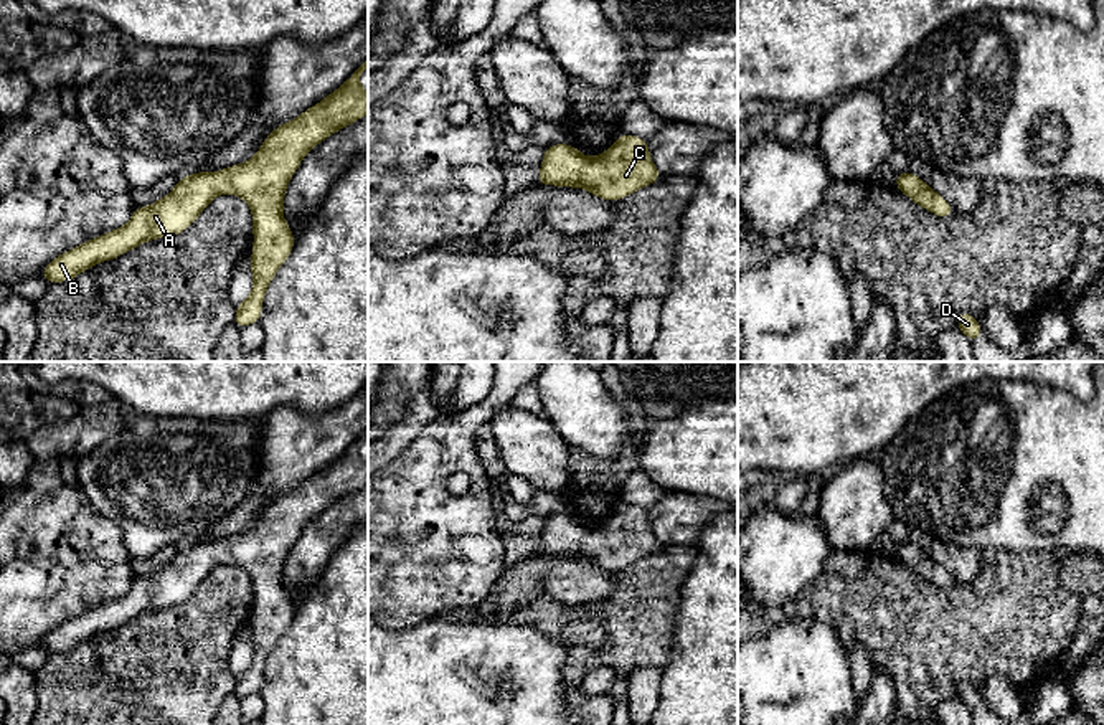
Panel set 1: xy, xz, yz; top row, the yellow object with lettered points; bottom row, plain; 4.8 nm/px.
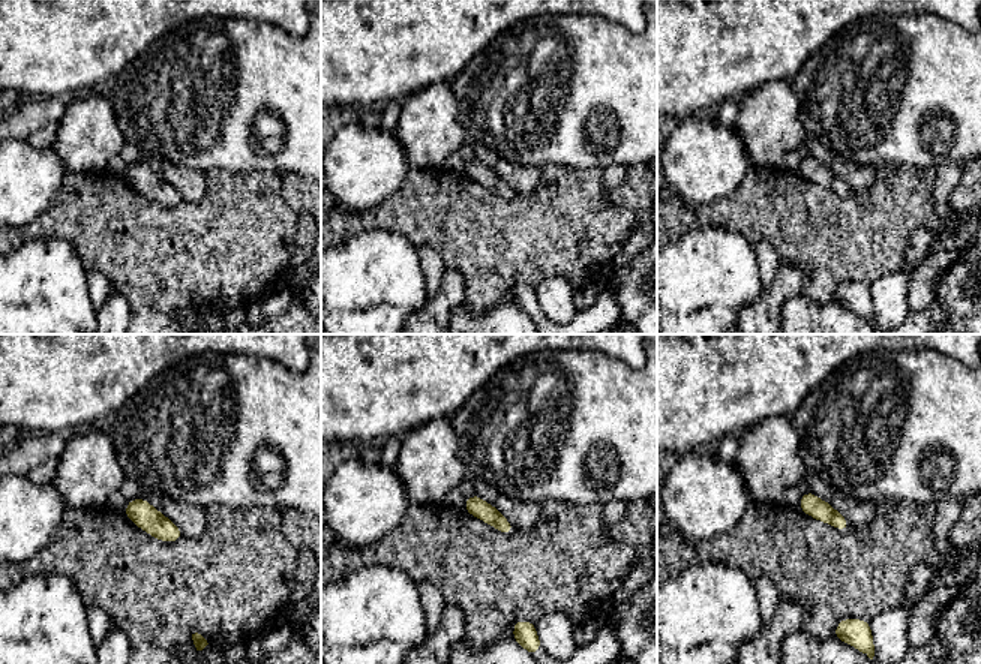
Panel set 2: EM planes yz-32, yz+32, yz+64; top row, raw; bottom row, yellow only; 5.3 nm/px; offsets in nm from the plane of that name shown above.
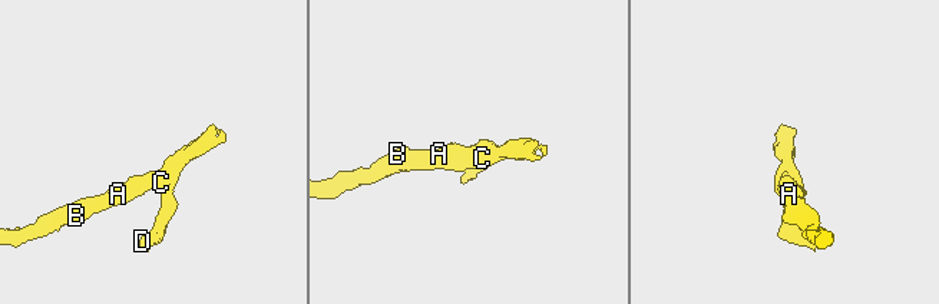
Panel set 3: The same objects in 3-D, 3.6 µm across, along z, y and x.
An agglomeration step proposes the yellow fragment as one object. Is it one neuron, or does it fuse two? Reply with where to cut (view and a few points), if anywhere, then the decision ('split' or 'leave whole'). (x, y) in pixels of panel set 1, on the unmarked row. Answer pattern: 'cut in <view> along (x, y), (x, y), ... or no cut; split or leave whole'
no cut; leave whole

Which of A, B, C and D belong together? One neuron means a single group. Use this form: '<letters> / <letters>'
A B C D

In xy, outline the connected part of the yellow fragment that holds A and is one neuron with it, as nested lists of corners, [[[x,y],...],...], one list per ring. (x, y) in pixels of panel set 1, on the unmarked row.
[[[365,431],[338,459],[325,466],[320,472],[310,476],[290,492],[279,494],[264,509],[256,525],[248,532],[231,535],[218,542],[186,543],[163,568],[149,576],[135,576],[132,588],[124,596],[81,613],[51,629],[40,647],[46,649],[50,654],[68,652],[91,639],[94,634],[112,631],[145,611],[183,603],[195,593],[215,566],[236,565],[251,578],[254,614],[251,618],[252,661],[243,672],[236,674],[236,687],[233,692],[238,699],[249,694],[259,694],[266,661],[279,637],[289,629],[295,613],[295,606],[292,604],[282,581],[289,550],[300,537],[302,528],[317,514],[368,484],[368,464],[360,453],[360,446],[366,438],[368,431]]]

